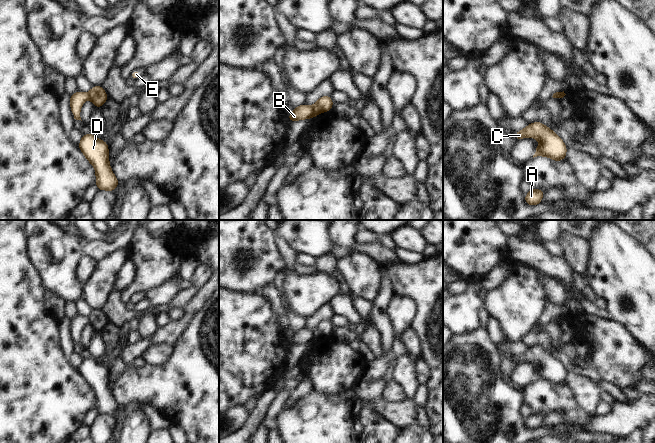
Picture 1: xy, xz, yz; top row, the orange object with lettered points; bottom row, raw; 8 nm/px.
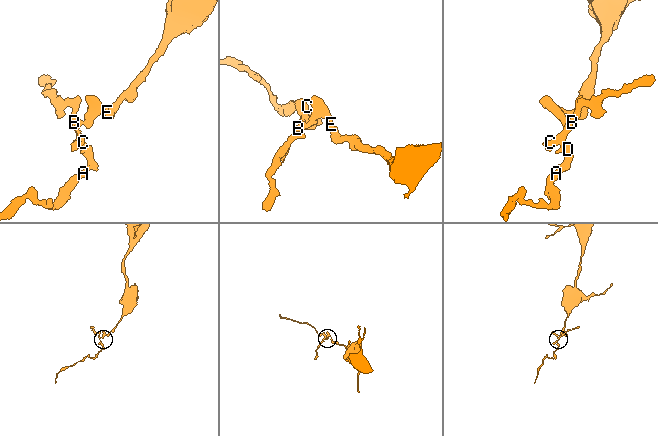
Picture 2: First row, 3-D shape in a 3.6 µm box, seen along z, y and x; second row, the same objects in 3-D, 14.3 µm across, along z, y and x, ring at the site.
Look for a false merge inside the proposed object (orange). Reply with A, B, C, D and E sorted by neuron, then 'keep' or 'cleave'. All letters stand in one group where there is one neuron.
A B C D / E | cleave

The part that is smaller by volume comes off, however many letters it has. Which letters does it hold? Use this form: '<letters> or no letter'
A, B, C, D

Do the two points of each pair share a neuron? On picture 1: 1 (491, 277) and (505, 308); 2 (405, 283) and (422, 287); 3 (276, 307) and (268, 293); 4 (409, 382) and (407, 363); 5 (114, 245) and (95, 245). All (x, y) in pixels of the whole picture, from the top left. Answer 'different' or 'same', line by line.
1: different
2: same
3: same
4: same
5: same

